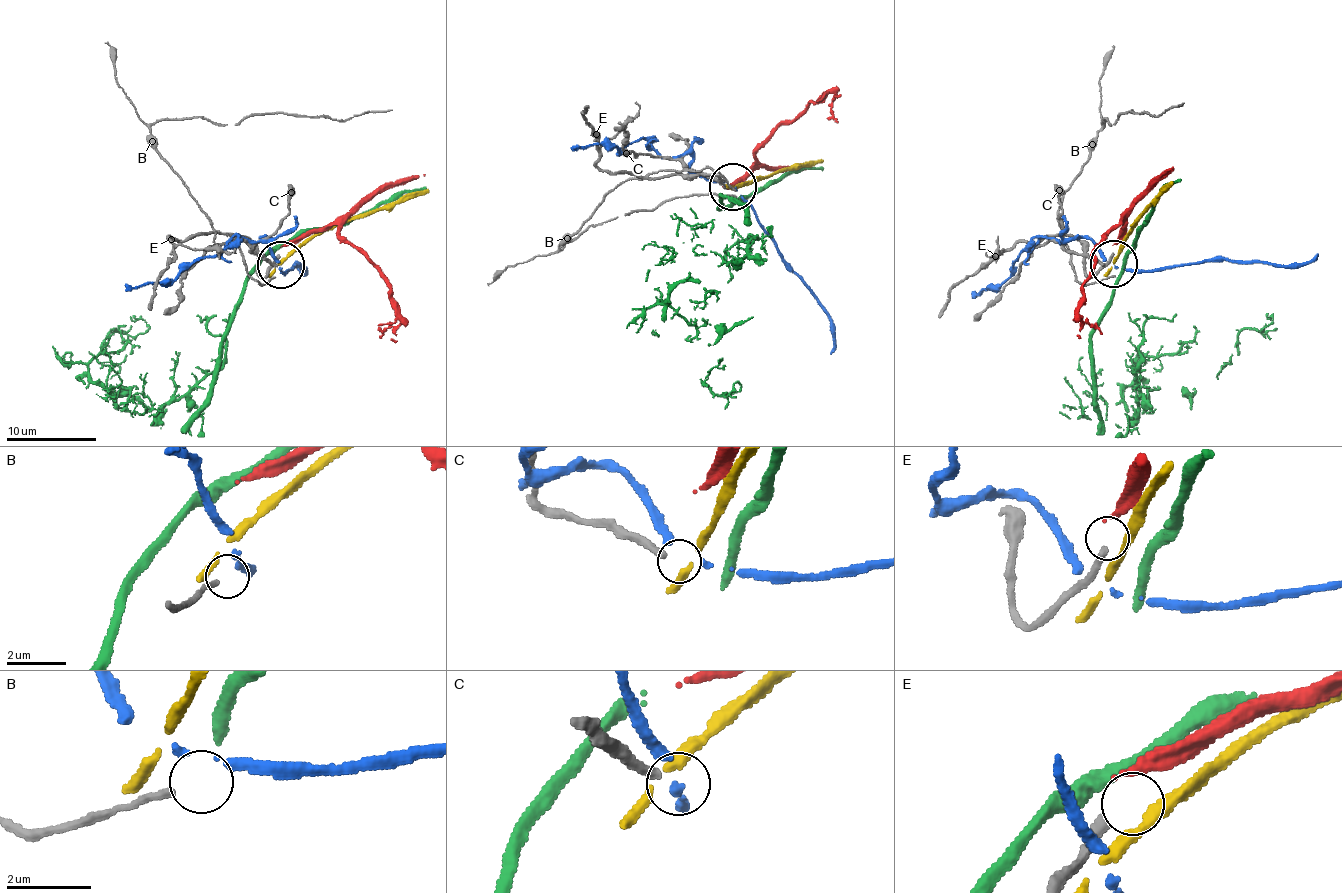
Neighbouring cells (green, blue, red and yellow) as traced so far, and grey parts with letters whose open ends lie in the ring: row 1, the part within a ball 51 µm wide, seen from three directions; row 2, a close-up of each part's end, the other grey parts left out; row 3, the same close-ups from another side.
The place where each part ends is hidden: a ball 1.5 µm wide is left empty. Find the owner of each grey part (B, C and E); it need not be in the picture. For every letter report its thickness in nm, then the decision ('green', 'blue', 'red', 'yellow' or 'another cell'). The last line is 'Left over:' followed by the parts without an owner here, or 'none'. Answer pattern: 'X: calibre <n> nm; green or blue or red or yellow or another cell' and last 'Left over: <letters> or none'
B: calibre 170 nm; another cell
C: calibre 240 nm; another cell
E: calibre 280 nm; another cell
Left over: B, C, E

